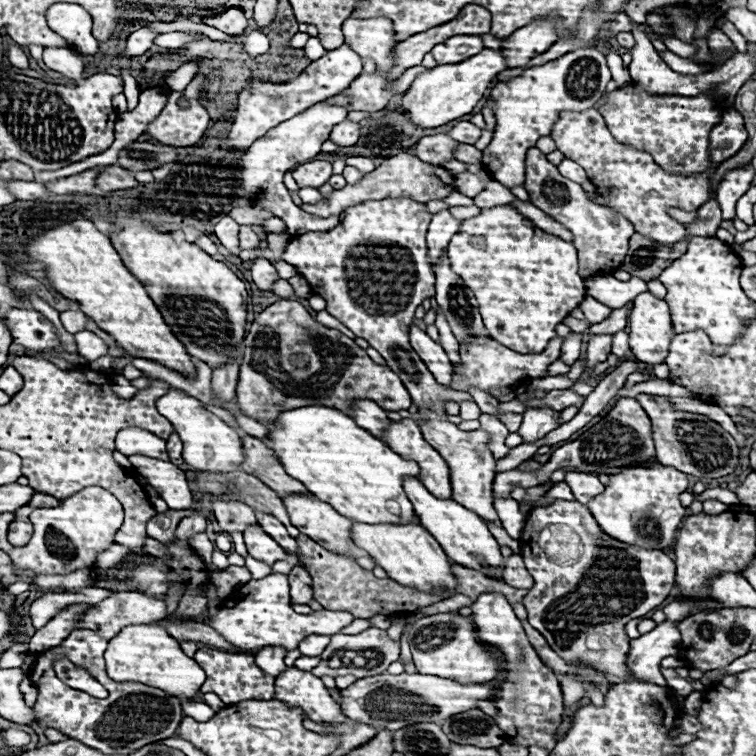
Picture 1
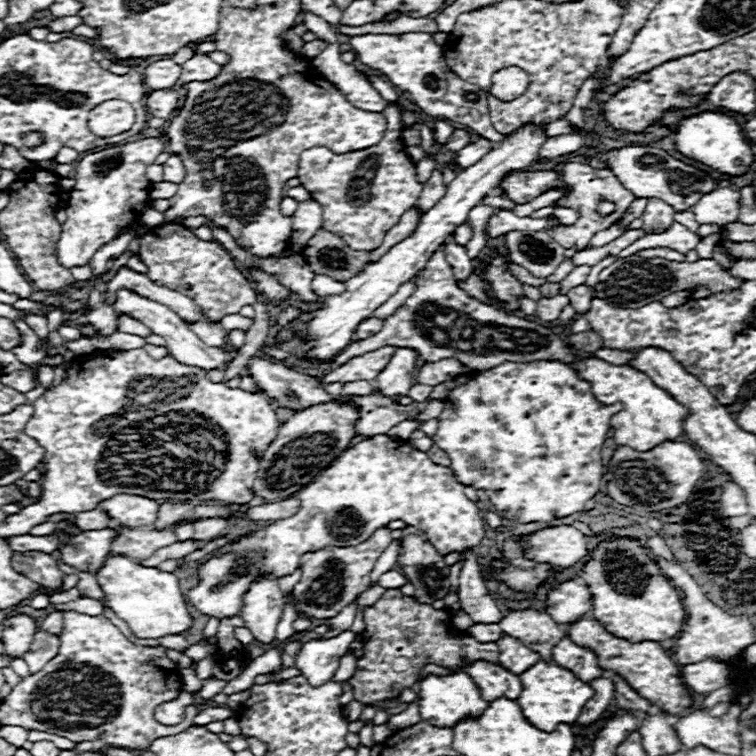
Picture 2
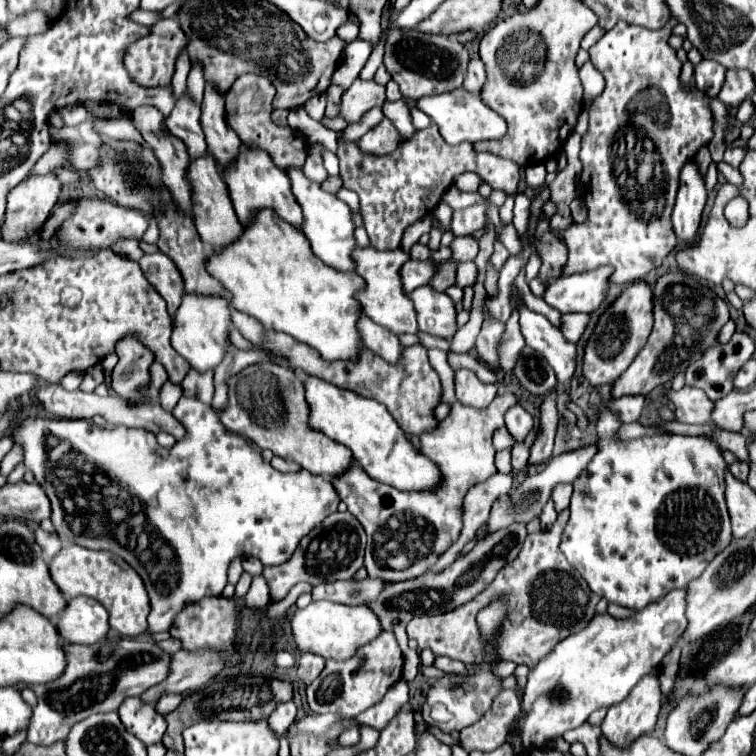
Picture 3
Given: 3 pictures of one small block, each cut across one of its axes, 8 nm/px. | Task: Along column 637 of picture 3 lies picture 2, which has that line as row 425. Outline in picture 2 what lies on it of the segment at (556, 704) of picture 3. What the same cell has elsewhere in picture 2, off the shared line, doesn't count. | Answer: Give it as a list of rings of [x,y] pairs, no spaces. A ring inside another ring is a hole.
[[[584,358],[572,364],[574,370],[592,384],[594,398],[602,404],[622,404],[622,410],[614,414],[614,442],[618,446],[630,446],[634,450],[650,450],[662,442],[676,440],[684,434],[684,420],[688,418],[686,406],[678,404],[668,392],[658,388],[644,372],[630,366],[612,366],[598,358]]]

